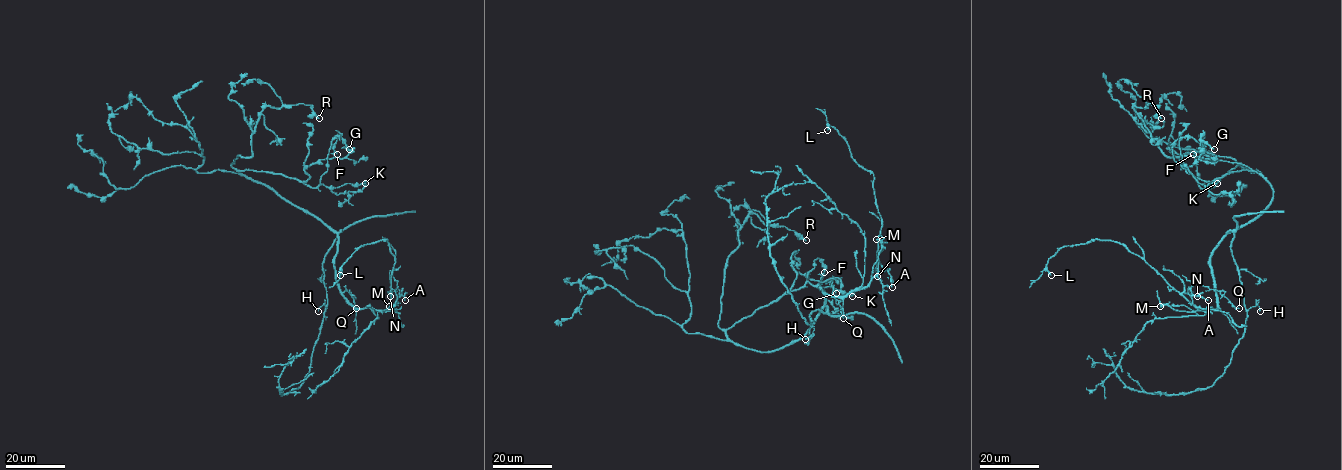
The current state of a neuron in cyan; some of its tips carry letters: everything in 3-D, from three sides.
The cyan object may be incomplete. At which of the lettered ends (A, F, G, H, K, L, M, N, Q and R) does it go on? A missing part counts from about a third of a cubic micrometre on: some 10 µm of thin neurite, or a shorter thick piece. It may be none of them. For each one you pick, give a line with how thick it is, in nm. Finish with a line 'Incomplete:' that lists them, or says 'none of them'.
Incomplete: none of them

